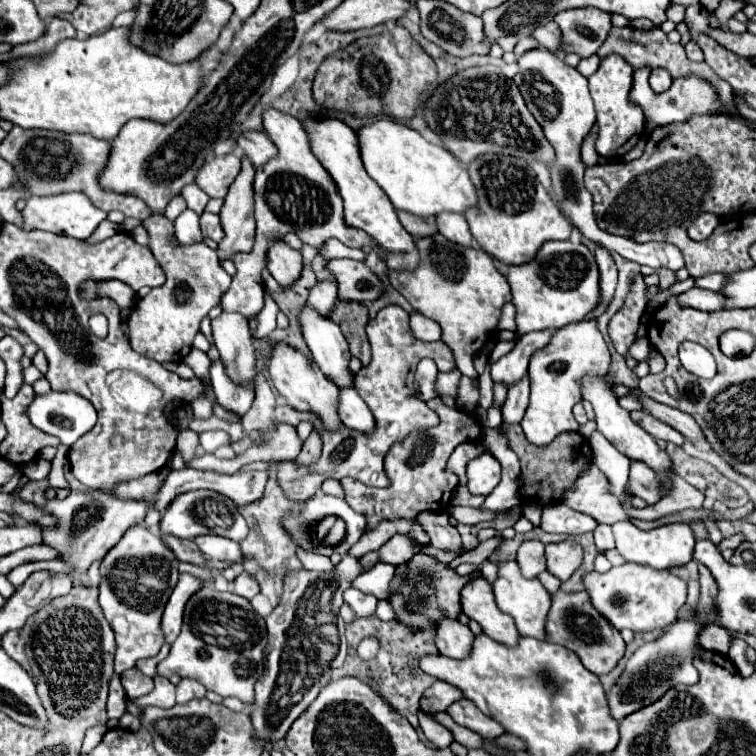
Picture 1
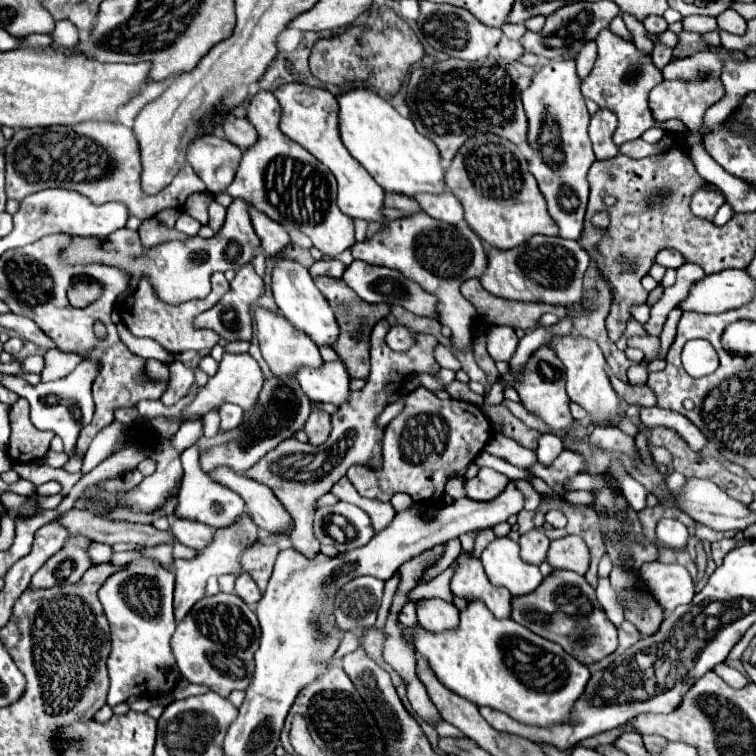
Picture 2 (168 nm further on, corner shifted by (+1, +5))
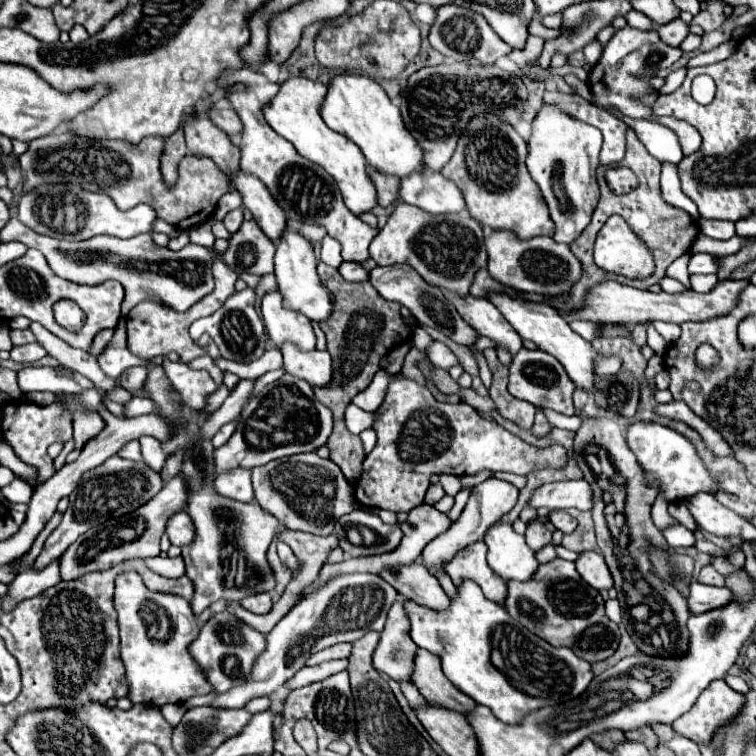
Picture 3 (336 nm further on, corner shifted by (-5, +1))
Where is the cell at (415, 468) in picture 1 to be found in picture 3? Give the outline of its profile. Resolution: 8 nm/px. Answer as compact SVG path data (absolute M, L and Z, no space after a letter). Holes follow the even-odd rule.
M403 375L389 383L373 429L377 431L377 445L365 457L361 477L355 483L355 499L363 507L407 513L423 503L431 475L445 473L445 469L459 469L459 475L509 471L527 477L533 471L563 469L567 465L565 447L549 445L539 449L527 445L507 429L481 417L471 405L463 401L457 405L439 403L427 387Z

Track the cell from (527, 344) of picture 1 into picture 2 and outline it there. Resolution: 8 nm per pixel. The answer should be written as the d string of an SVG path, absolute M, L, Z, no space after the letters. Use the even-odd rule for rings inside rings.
M491 325L487 329L487 351L495 361L509 361L517 349L517 335L509 325Z

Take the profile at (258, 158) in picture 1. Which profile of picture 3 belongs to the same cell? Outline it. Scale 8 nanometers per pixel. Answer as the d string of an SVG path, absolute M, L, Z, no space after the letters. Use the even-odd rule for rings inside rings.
M215 107L207 115L221 131L225 131L229 135L241 135L243 123L241 123L241 119L237 117L237 113L231 107Z

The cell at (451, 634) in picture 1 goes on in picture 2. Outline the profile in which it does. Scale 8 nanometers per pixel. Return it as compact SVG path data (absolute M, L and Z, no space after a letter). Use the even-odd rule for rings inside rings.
M421 599L417 601L417 619L425 629L441 633L457 627L459 611L453 603L447 603L443 599Z

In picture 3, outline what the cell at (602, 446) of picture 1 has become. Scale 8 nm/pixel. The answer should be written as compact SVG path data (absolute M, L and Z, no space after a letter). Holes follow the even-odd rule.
M675 523L663 529L663 537L669 543L669 547L691 547L695 543L693 531L689 531L687 527Z

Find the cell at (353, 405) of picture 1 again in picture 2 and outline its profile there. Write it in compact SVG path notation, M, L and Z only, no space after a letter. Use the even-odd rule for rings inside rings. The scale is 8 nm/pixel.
M325 361L323 369L299 369L295 375L311 401L343 405L349 395L349 377L341 361Z

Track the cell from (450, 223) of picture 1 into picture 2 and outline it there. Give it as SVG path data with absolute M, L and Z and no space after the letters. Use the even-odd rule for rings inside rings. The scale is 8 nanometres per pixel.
M443 191L439 195L421 193L419 197L413 197L413 199L419 201L419 207L433 219L439 219L451 225L457 225L459 221L463 221L461 201L451 191Z

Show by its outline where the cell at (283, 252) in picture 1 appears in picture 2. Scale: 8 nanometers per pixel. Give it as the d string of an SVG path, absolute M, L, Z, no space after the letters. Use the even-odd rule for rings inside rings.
M251 207L249 213L251 213L255 233L259 235L261 247L263 247L267 257L273 257L273 255L281 253L291 243L291 239L289 239L289 235L287 235L283 225L279 225L273 219L269 219L265 213L259 213L255 207Z

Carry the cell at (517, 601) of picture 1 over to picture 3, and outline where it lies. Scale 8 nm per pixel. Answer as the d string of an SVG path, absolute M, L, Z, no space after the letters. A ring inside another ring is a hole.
M493 525L485 535L485 543L489 547L487 563L499 577L503 577L505 581L533 579L539 561L527 547L525 537L515 533L511 525Z

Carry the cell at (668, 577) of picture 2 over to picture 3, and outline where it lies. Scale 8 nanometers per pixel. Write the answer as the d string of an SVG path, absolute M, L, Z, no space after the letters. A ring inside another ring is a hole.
M693 581L689 585L689 595L687 595L687 605L691 613L705 613L709 609L721 607L733 599L733 593L727 587L711 587Z

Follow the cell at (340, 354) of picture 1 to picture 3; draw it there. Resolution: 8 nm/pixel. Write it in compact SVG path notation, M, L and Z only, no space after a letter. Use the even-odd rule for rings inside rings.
M287 227L281 241L277 243L277 253L275 253L275 277L277 277L279 293L283 297L283 307L305 315L311 321L321 323L333 311L333 297L329 289L325 289L325 285L319 281L315 267L317 267L317 261L313 255L313 245L305 237L301 237L299 233Z

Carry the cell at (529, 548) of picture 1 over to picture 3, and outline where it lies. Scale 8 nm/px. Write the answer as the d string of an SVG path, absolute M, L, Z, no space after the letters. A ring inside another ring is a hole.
M533 521L533 523L527 525L525 539L527 539L527 545L533 551L539 551L539 549L543 549L545 545L551 543L551 531L547 531L541 521Z

